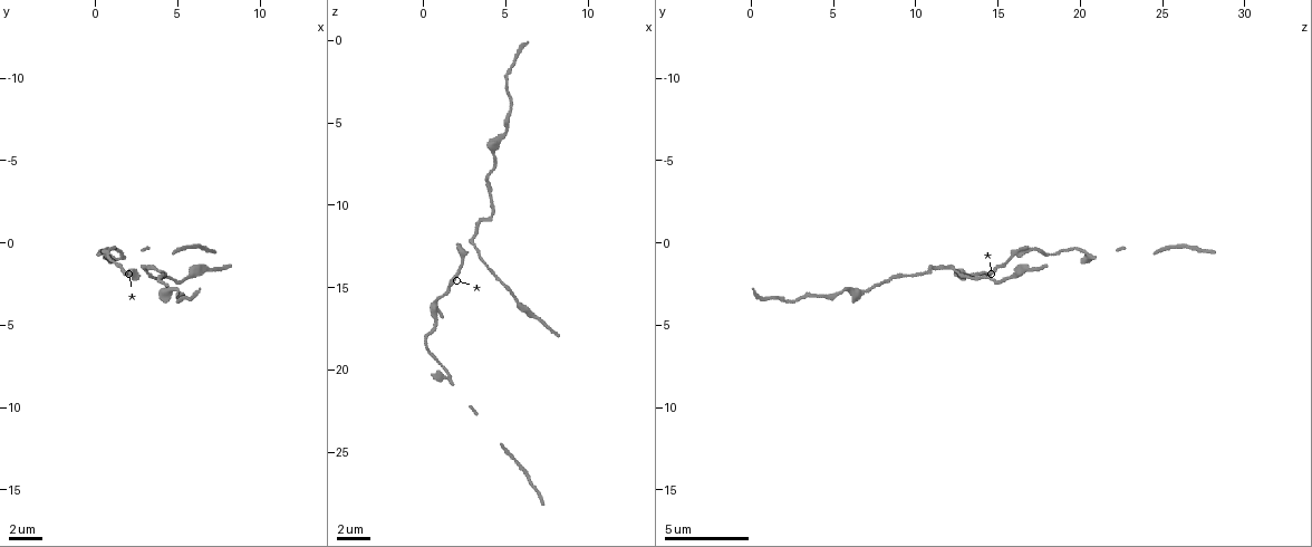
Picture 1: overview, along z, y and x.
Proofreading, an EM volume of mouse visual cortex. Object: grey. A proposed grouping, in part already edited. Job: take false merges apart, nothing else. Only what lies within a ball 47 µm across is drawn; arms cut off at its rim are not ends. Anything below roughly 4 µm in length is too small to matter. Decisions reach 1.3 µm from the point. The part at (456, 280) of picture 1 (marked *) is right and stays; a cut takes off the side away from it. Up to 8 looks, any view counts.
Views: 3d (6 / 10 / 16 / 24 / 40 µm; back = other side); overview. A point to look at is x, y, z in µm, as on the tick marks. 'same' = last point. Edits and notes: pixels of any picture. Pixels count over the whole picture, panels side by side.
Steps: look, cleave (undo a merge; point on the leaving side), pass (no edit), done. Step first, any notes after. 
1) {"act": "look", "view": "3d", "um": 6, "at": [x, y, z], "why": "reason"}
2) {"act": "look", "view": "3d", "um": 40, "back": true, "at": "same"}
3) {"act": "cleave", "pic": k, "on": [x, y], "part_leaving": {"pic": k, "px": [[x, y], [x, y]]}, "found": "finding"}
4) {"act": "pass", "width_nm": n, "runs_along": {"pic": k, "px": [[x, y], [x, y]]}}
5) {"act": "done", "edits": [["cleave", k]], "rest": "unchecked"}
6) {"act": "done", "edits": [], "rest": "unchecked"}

{"act": "look", "view": "3d", "um": 10, "at": [3.2, 2.0, 12.6], "why": "a fork"}

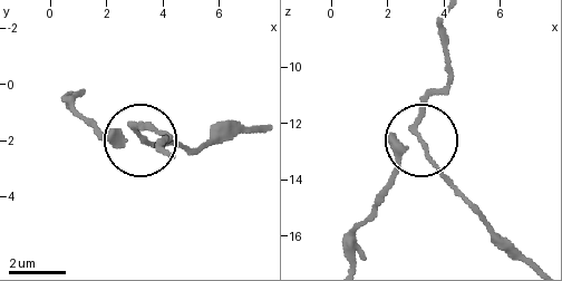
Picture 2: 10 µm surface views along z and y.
{"act": "cleave", "pic": 2, "on": [444, 180], "part_leaving": {"pic": 2, "px": [[425, 141], [432, 167], [532, 261]]}, "found": "a second neuron is stuck on"}

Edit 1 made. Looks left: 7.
{"act": "look", "view": "overview"}

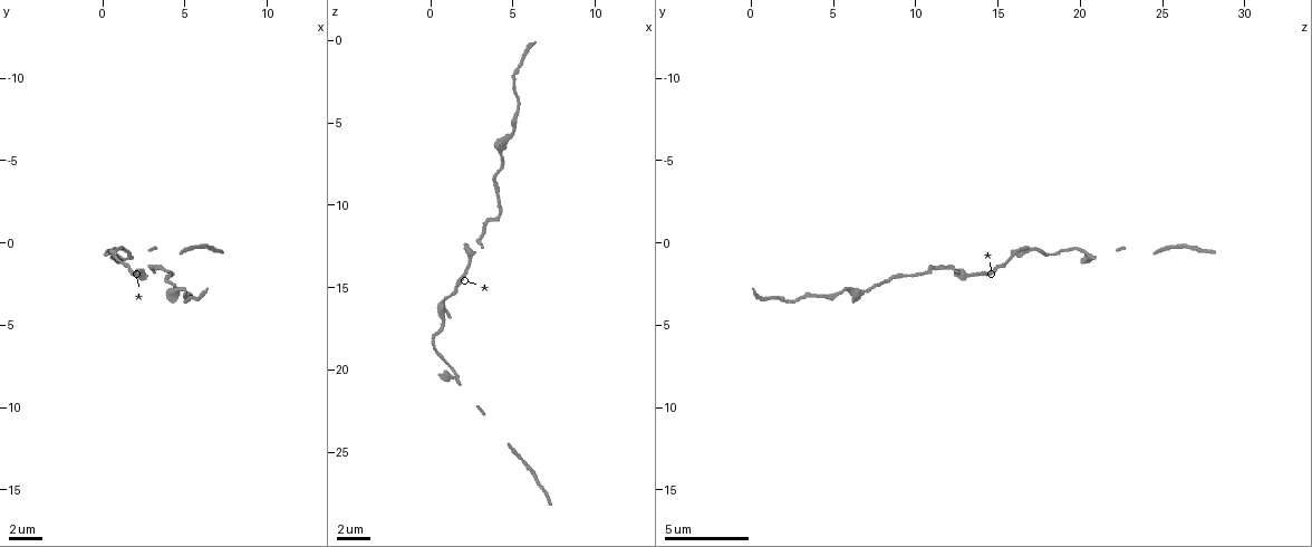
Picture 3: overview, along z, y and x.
{"act": "look", "view": "3d", "um": 16, "at": [1.4, 0.8, 20.4], "why": "sudden change in width"}

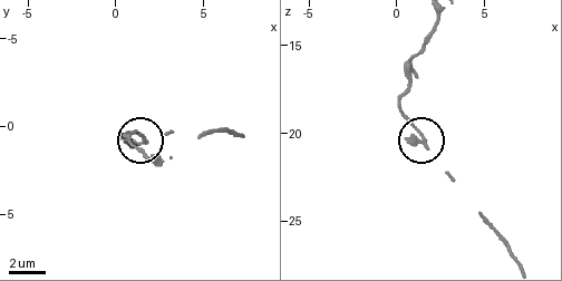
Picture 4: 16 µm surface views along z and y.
{"act": "pass", "found": "all the same neuron"}

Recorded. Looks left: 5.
{"act": "look", "view": "3d", "um": 6, "at": [4.8, 0.6, 24.8], "why": "narrows sharply"}

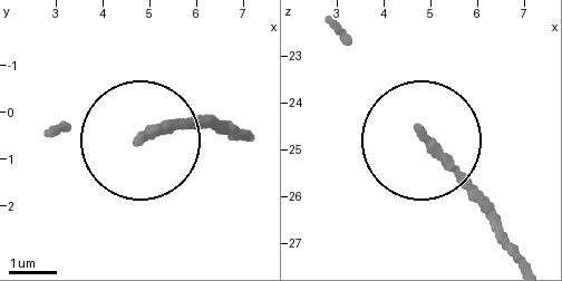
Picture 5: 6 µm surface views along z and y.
{"act": "pass", "width_nm": 170, "found": "one neuron here"}

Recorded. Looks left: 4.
{"act": "look", "view": "3d", "um": 10, "at": [5.0, 3.2, 5.0], "why": "thick turns thin"}

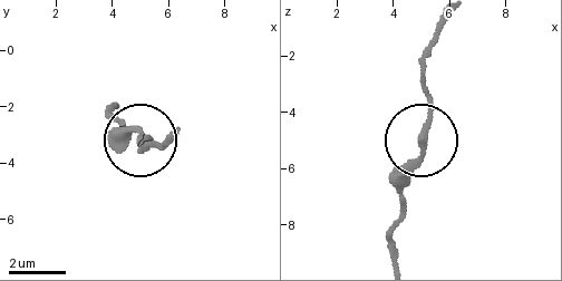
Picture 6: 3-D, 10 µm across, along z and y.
{"act": "pass", "runs_along": {"pic": 6, "px": [[396, 259], [403, 180], [432, 107], [425, 52]]}, "found": "one neuron here"}

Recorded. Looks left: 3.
{"act": "done", "edits": [["cleave", 2]], "rest": "unchecked"}

